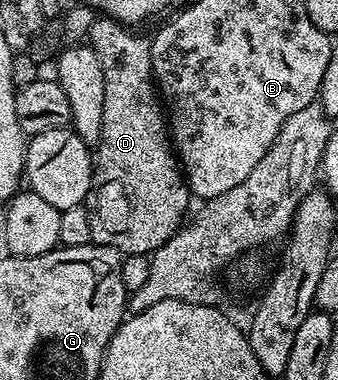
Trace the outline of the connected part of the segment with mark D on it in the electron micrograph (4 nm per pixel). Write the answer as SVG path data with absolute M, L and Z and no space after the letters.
M108 17L94 18L89 26L87 36L88 46L92 47L95 54L99 57L99 65L103 65L103 133L95 148L95 158L93 161L93 188L89 190L87 206L89 216L91 217L91 237L93 242L98 243L100 247L113 247L120 251L122 256L126 255L148 255L158 251L164 243L177 234L186 222L185 210L189 207L191 192L188 182L183 174L183 168L175 154L175 148L171 142L171 132L167 126L167 115L163 110L162 100L159 98L158 88L155 86L153 77L153 52L148 38L140 39L136 35L136 30L130 29L124 23L118 23L117 20Z

